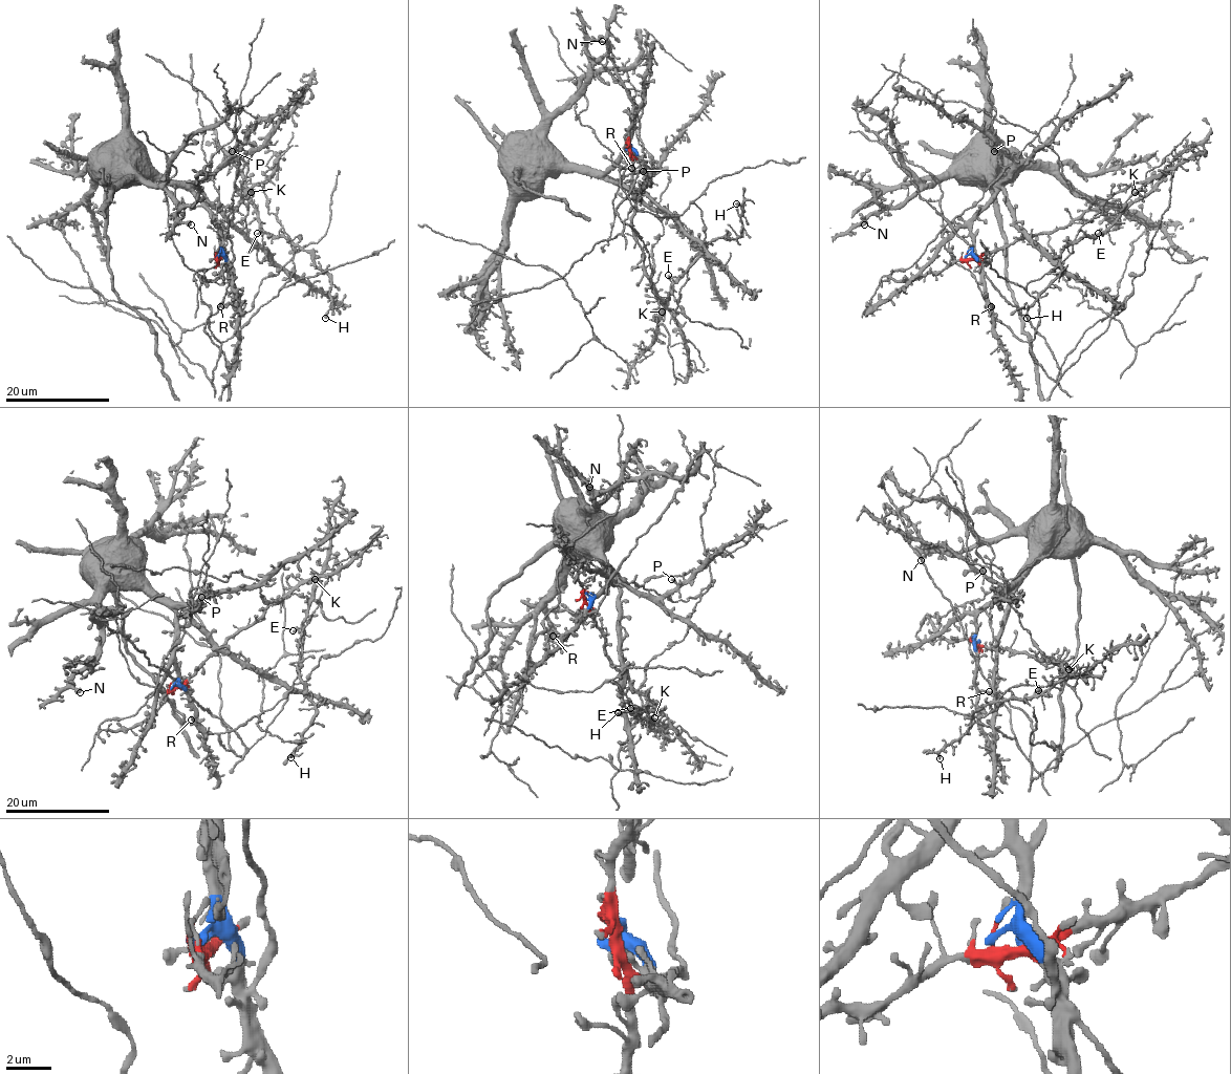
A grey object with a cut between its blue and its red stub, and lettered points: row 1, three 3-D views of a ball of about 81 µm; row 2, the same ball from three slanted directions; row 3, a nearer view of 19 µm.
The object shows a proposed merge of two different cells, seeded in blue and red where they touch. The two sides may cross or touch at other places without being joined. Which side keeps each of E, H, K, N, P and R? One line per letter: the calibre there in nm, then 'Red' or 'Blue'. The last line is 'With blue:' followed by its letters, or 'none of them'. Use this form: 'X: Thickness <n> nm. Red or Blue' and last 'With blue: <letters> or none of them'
E: Thickness 240 nm. Red
H: Thickness 360 nm. Red
K: Thickness 280 nm. Red
N: Thickness 480 nm. Blue
P: Thickness 360 nm. Blue
R: Thickness 400 nm. Blue
With blue: N, P, R

